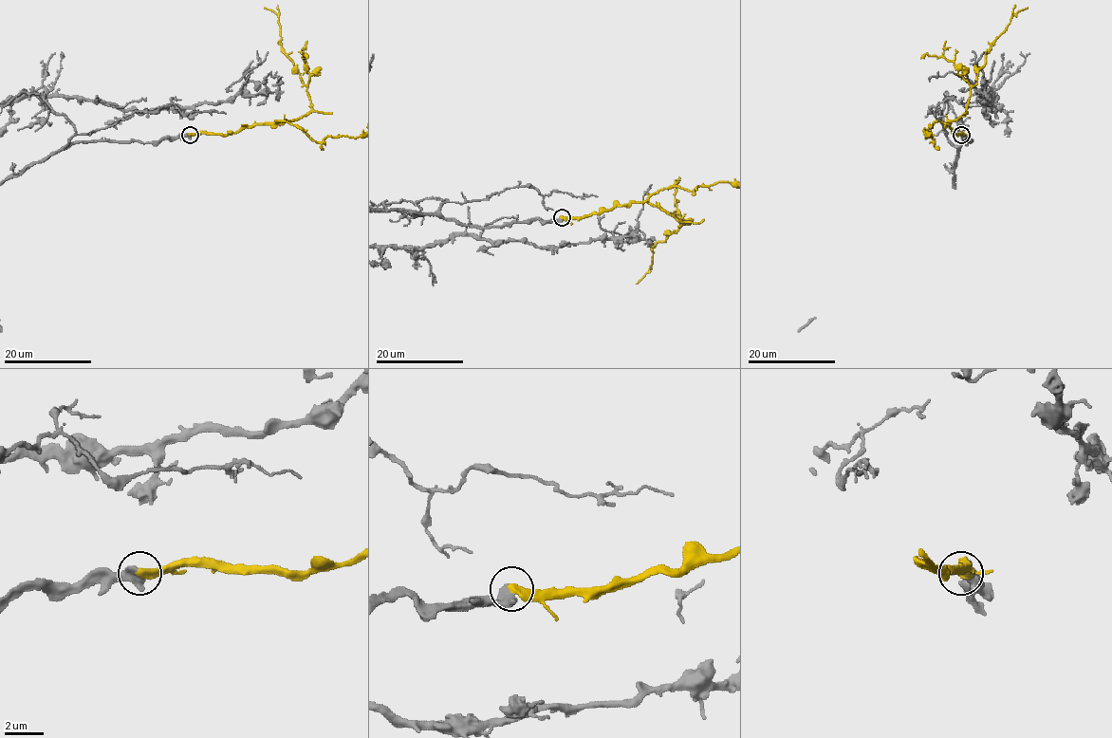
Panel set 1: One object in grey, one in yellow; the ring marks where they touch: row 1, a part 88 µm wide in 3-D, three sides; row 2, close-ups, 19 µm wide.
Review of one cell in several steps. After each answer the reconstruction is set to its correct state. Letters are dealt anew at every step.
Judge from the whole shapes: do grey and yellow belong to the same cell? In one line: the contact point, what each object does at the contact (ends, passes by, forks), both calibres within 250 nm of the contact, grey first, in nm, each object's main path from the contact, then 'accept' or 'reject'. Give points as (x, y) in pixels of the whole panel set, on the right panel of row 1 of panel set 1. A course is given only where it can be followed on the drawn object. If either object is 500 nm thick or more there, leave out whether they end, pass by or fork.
place (961, 135); calibres 500 and 400 nm; course yellow (961, 135), (946, 123), (956, 120), (966, 109), (991, 44), (1012, 17), (1028, 7); accept

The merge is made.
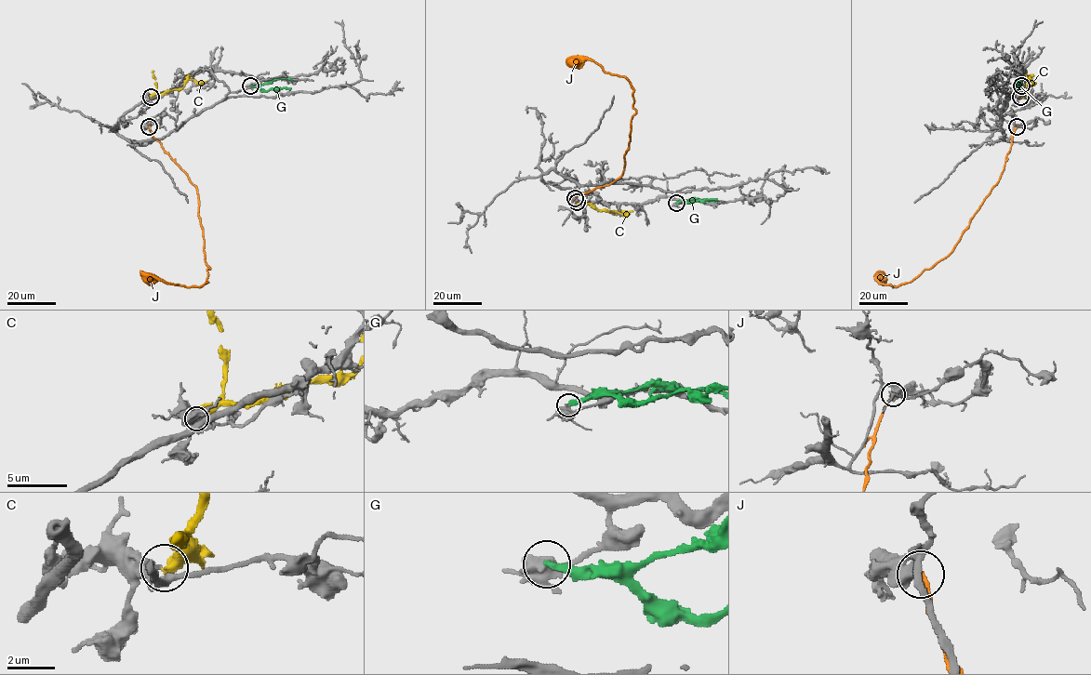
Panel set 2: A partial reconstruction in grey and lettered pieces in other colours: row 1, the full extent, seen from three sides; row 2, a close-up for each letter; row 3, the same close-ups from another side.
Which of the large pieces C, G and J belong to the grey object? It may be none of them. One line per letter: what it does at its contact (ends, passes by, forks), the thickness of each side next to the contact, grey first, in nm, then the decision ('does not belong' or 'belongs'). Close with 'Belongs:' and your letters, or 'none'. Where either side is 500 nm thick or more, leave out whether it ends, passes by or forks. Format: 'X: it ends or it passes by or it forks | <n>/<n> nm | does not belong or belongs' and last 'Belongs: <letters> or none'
C: it ends | 320/480 nm | does not belong
G: it ends | 420/320 nm | does not belong
J: it ends | 400/240 nm | does not belong
Belongs: none

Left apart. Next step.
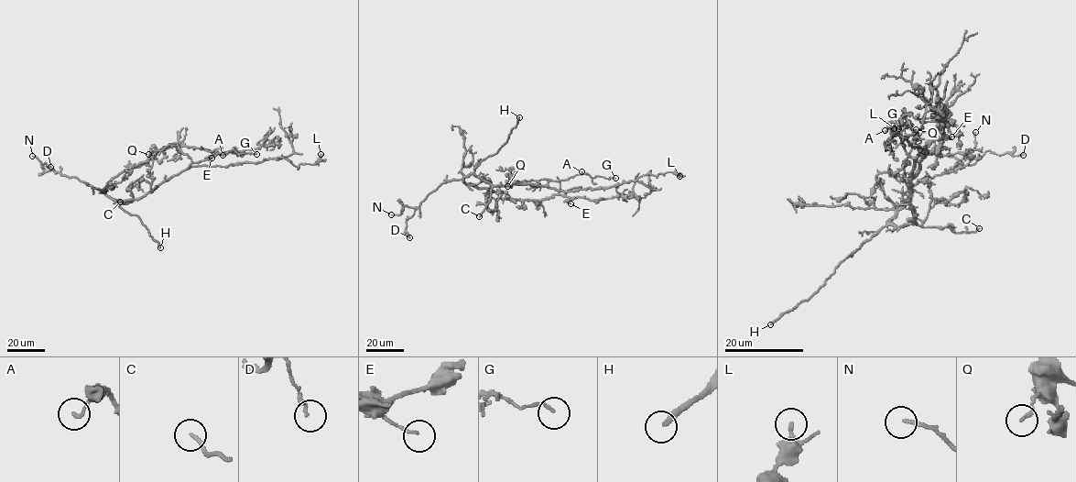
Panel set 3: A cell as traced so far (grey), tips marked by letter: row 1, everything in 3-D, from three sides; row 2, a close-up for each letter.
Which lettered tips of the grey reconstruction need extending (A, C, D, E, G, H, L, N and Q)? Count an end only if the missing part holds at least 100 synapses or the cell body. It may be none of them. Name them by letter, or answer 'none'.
H

